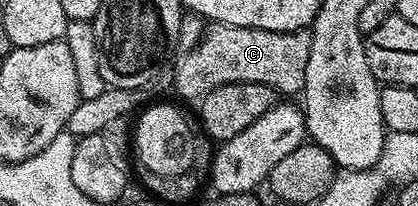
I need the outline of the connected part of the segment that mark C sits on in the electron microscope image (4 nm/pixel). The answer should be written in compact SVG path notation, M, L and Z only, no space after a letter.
M213 23L204 30L199 43L183 55L175 73L175 87L181 96L193 101L225 83L235 82L265 83L278 94L298 94L303 90L310 46L308 30L275 32Z

